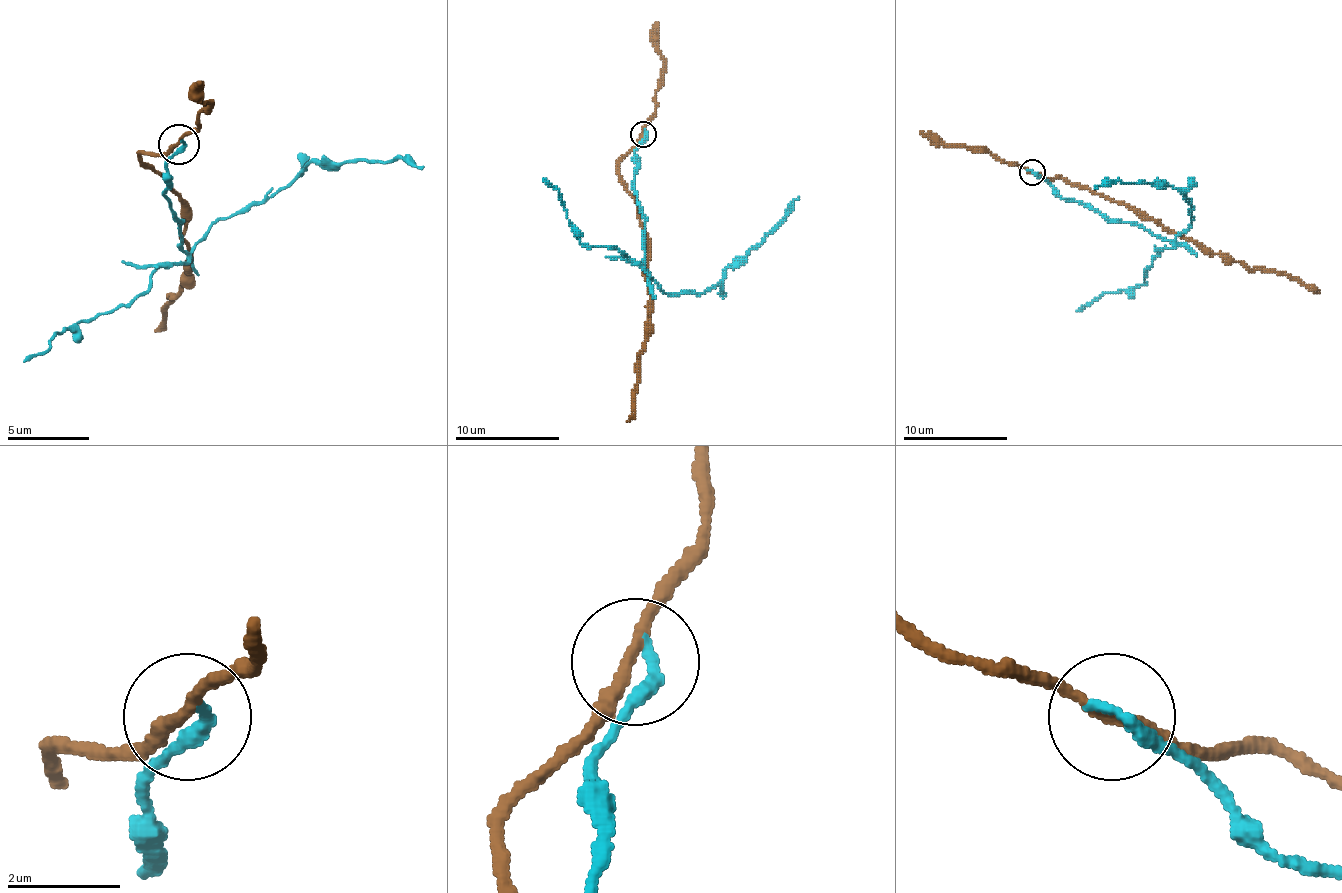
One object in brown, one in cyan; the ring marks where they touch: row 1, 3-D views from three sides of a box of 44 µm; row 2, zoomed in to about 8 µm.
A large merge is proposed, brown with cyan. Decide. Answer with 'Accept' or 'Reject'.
Reject

